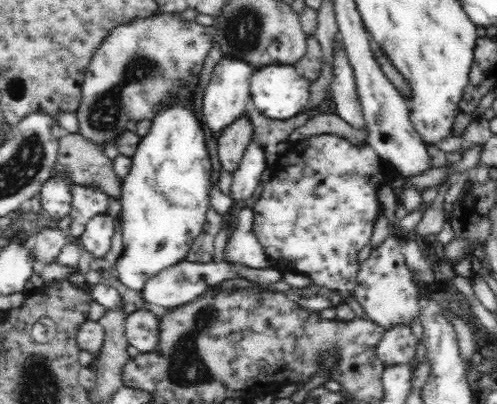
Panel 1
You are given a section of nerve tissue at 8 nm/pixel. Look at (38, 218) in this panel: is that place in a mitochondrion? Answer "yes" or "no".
no

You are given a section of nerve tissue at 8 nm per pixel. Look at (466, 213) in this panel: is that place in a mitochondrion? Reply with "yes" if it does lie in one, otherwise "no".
no

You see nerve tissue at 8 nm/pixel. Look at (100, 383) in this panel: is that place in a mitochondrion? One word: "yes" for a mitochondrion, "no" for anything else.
no

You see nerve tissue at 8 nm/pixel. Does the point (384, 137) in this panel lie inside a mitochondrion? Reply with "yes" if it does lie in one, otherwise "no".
no

